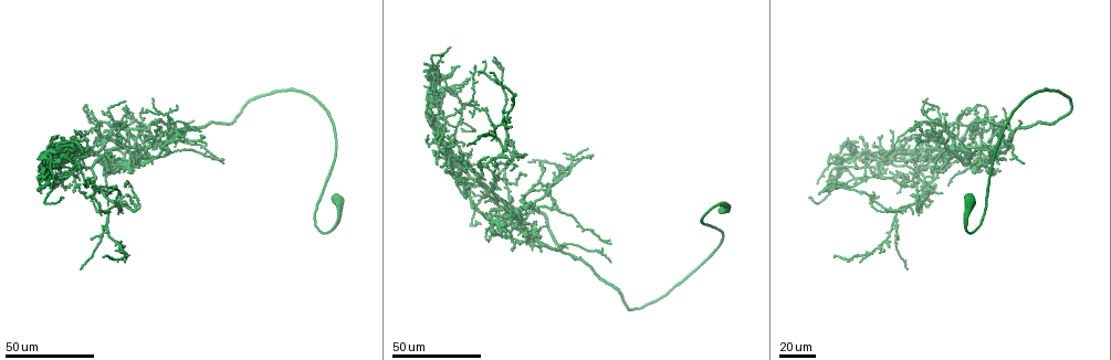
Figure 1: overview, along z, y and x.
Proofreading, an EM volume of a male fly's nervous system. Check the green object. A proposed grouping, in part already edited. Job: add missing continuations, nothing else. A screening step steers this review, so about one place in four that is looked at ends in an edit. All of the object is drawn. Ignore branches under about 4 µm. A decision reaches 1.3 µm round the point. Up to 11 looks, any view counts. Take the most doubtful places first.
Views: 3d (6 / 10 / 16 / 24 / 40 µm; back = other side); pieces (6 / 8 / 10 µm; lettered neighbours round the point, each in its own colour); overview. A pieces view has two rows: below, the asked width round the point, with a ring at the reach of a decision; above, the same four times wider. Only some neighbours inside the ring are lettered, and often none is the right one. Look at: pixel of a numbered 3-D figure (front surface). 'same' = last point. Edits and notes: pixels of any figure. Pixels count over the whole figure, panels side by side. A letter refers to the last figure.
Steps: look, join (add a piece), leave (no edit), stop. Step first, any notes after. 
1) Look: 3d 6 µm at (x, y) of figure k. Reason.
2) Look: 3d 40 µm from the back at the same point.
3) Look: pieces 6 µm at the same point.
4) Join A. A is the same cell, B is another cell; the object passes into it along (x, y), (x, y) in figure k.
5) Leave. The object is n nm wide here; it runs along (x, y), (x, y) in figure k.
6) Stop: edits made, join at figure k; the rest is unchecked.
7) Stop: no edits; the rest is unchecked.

Look: 3d 24 µm at (150, 164) of figure 1. Branch stops here.

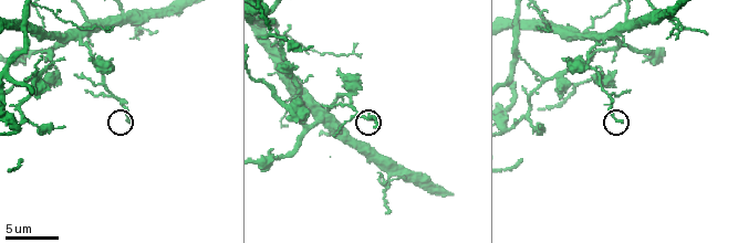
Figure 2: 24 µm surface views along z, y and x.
Look: pieces 10 µm at (374, 127) of figure 2. What lies round it.

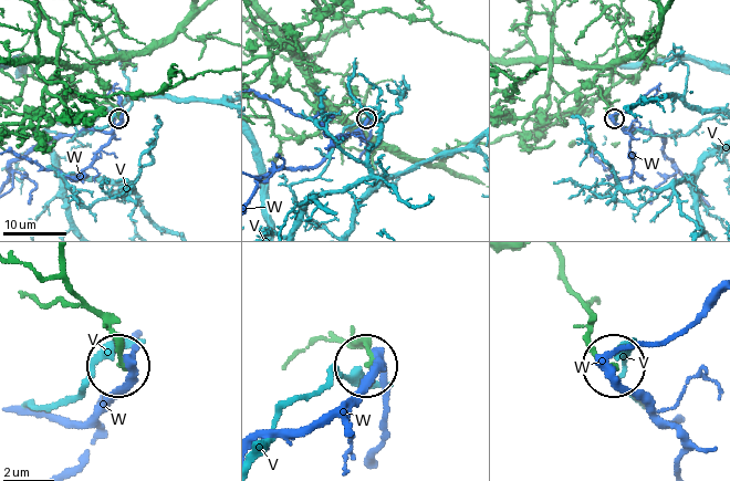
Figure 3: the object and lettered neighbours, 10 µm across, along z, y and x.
Leave. V and W are other cells; it runs along (560, 261), (564, 280), (583, 305), (592, 343), (611, 366) in figure 3; no lettered piece goes on from it.

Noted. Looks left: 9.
Look: 3d 24 µm at (473, 208) of figure 1. Branch stops here.

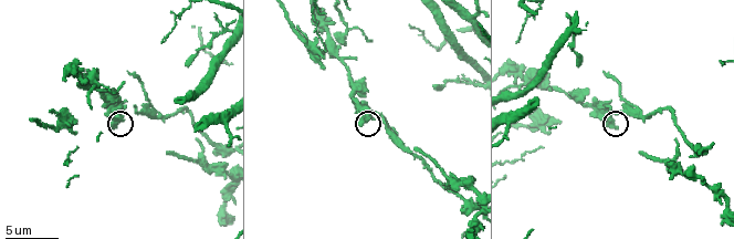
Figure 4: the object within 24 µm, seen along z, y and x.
Look: pieces 10 µm at (358, 123) of figure 4. What lies round it.

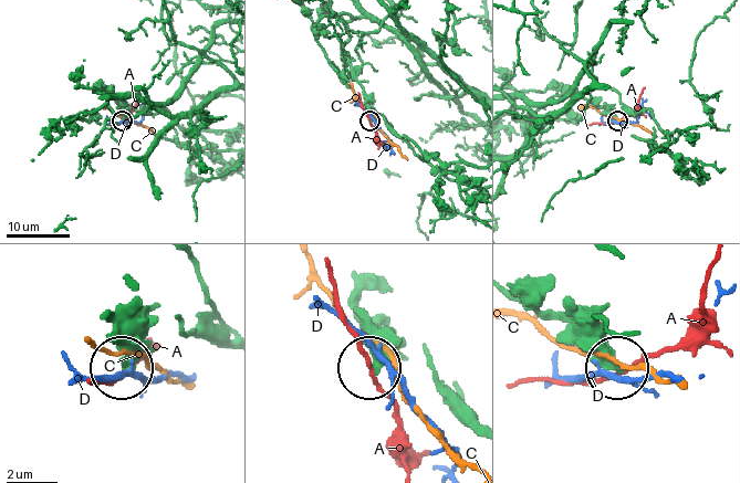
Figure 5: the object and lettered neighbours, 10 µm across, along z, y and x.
Leave. A, C and D are other cells; no lettered piece goes on from it.

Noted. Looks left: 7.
Look: 3d 24 µm at (97, 122) of figure 1. Branch stops here.

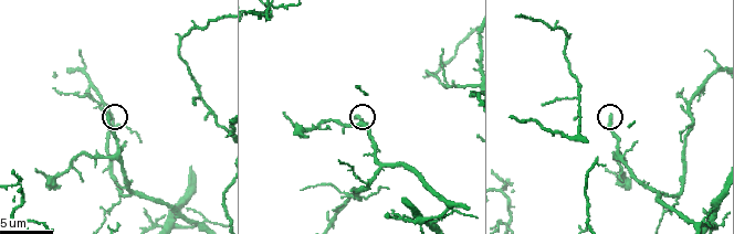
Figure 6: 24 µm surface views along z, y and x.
Look: pieces 10 µm at (612, 116) of figure 6.

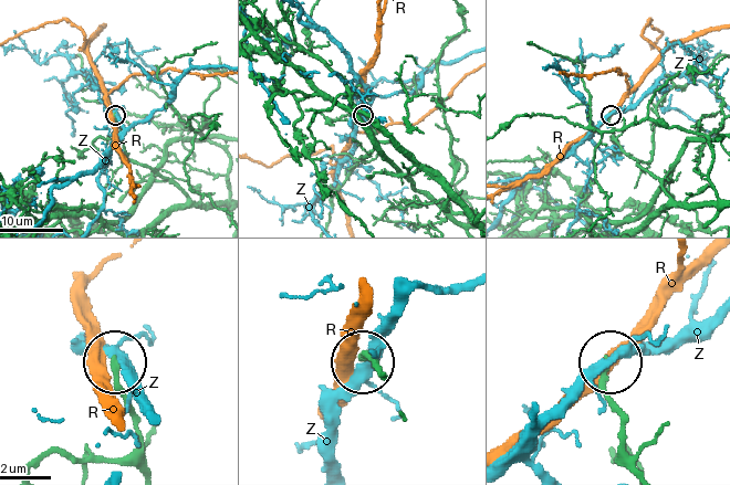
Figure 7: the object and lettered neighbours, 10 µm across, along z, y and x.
Leave. R and Z are other cells; it runs along (637, 466), (625, 447), (623, 417), (603, 378), (607, 361) in figure 7; none of them fits.

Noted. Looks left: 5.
Look: pieces 8 µm at (641, 150) of figure 4.

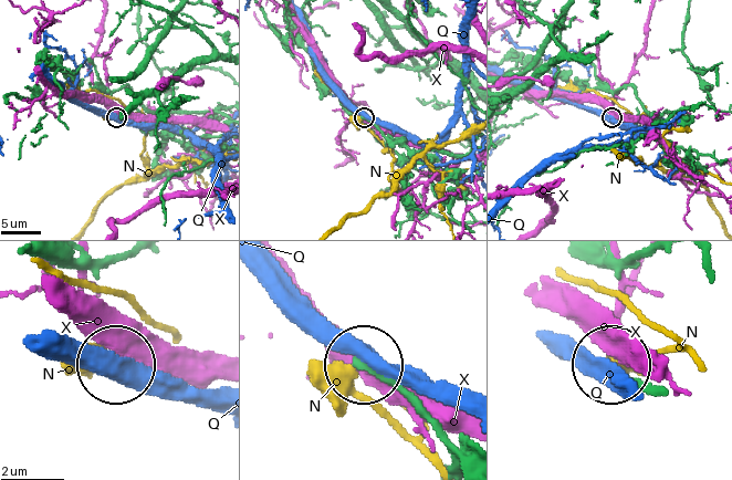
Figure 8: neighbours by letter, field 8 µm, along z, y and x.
Leave. N, Q and X are other cells; it runs along (469, 152), (410, 150), (365, 118) in figure 8; none of them fits.

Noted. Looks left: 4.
Look: 3d 24 µm at (469, 77) of figure 1.

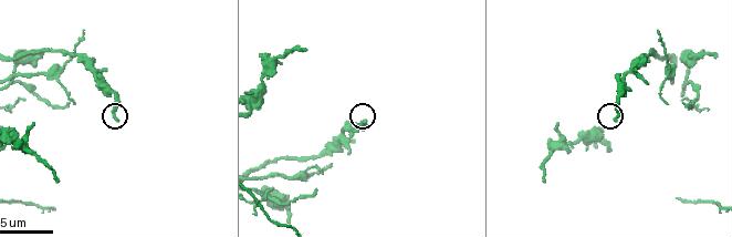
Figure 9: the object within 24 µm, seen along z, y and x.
Look: pieces 6 µm at (363, 119) of figure 9.

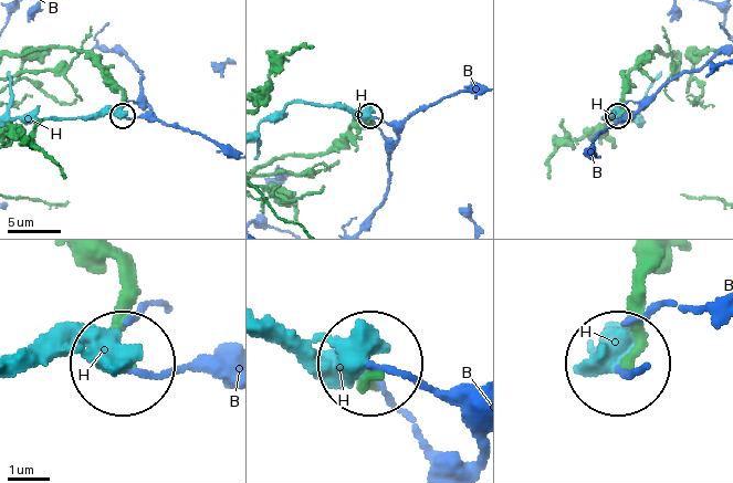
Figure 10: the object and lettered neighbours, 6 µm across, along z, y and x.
Leave. B and H are other cells; it runs along (264, 167), (288, 156), (327, 151), (369, 117) in figure 10; no lettered piece goes on from it.

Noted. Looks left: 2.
Stop: no edits; the rest is unchecked.

